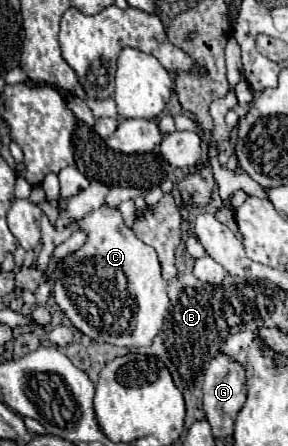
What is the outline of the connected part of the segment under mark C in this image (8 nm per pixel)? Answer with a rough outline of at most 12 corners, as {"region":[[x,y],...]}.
{"region":[[107,205],[53,297],[93,341],[149,347],[169,309],[155,249]]}

